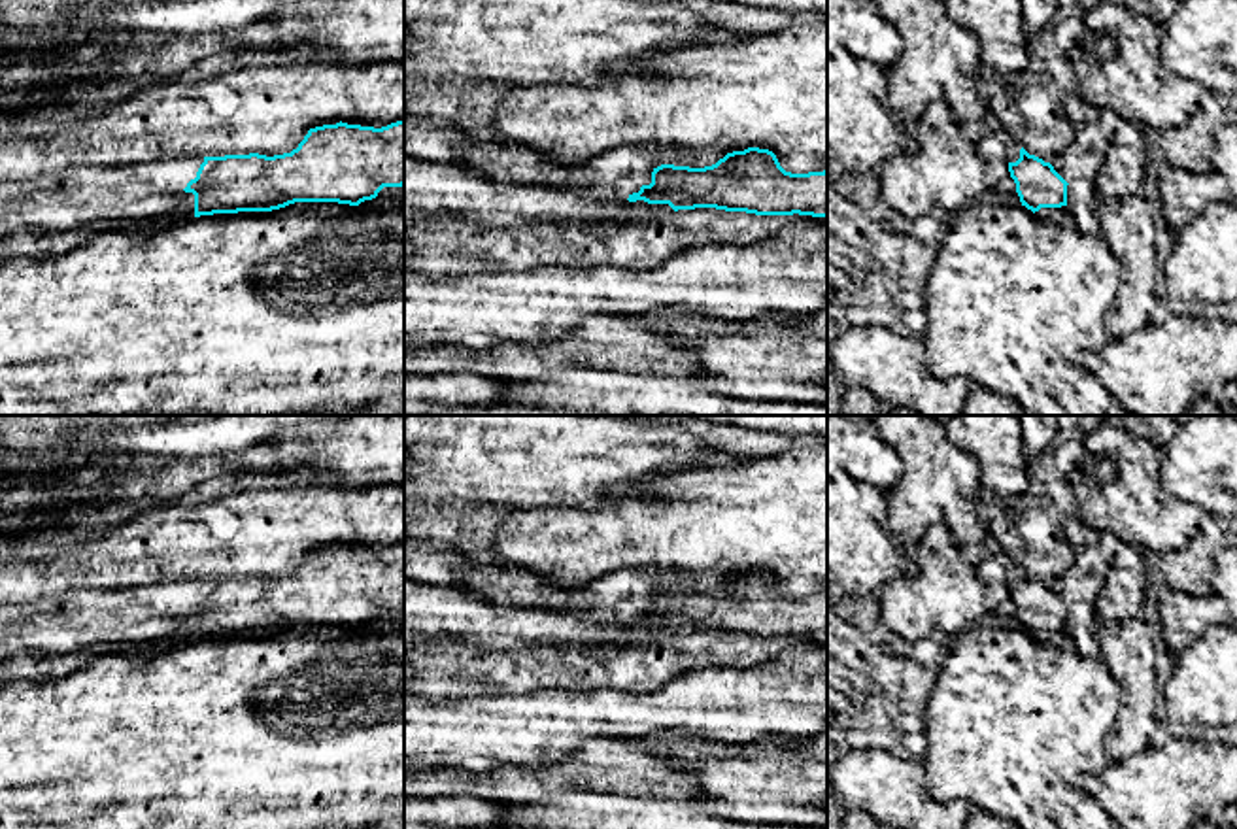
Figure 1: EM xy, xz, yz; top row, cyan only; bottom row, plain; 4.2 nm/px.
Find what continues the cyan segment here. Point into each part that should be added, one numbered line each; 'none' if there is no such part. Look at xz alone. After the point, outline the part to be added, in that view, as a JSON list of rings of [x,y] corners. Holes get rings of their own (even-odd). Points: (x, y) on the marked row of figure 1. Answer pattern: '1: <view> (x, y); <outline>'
1: xz (616, 174); [[[489,142],[465,147],[455,162],[502,185],[555,185],[599,200],[627,200],[652,183],[652,159],[650,147],[619,147],[584,164],[559,166],[529,149]]]

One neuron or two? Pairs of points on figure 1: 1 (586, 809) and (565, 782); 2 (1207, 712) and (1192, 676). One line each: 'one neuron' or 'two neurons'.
1: two neurons
2: one neuron

